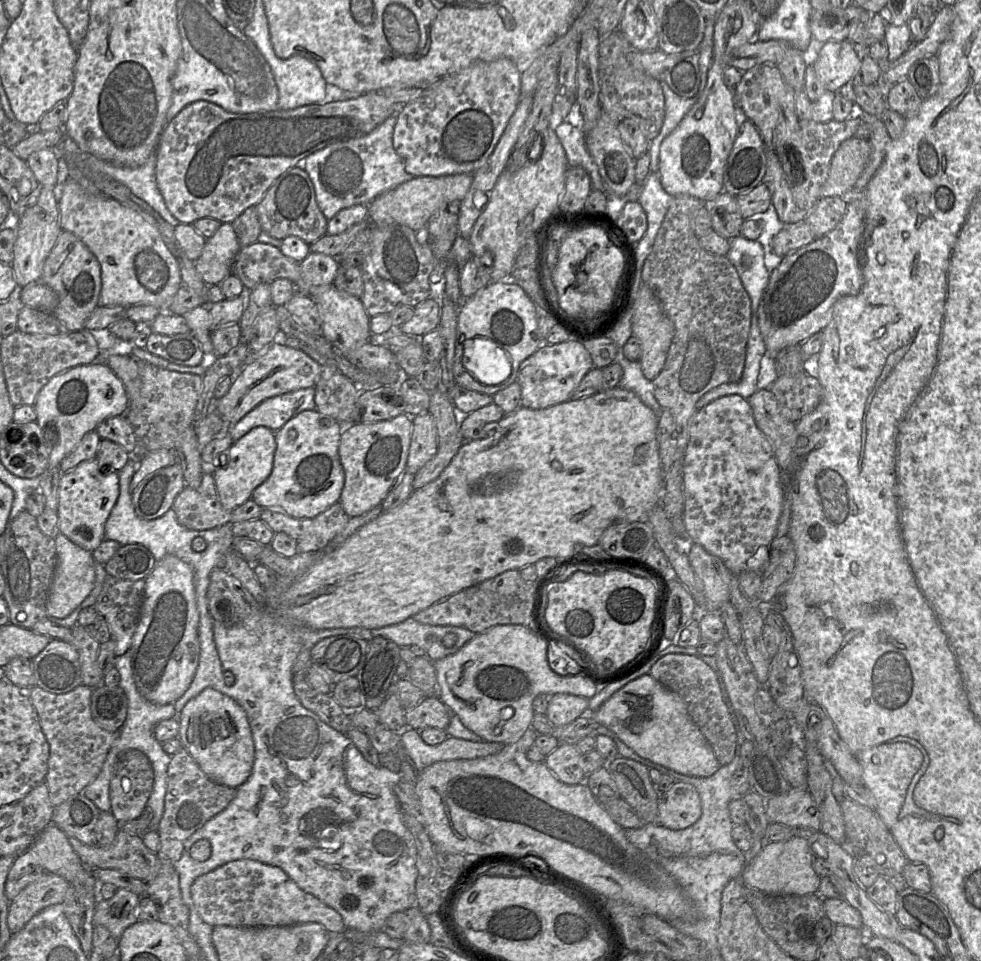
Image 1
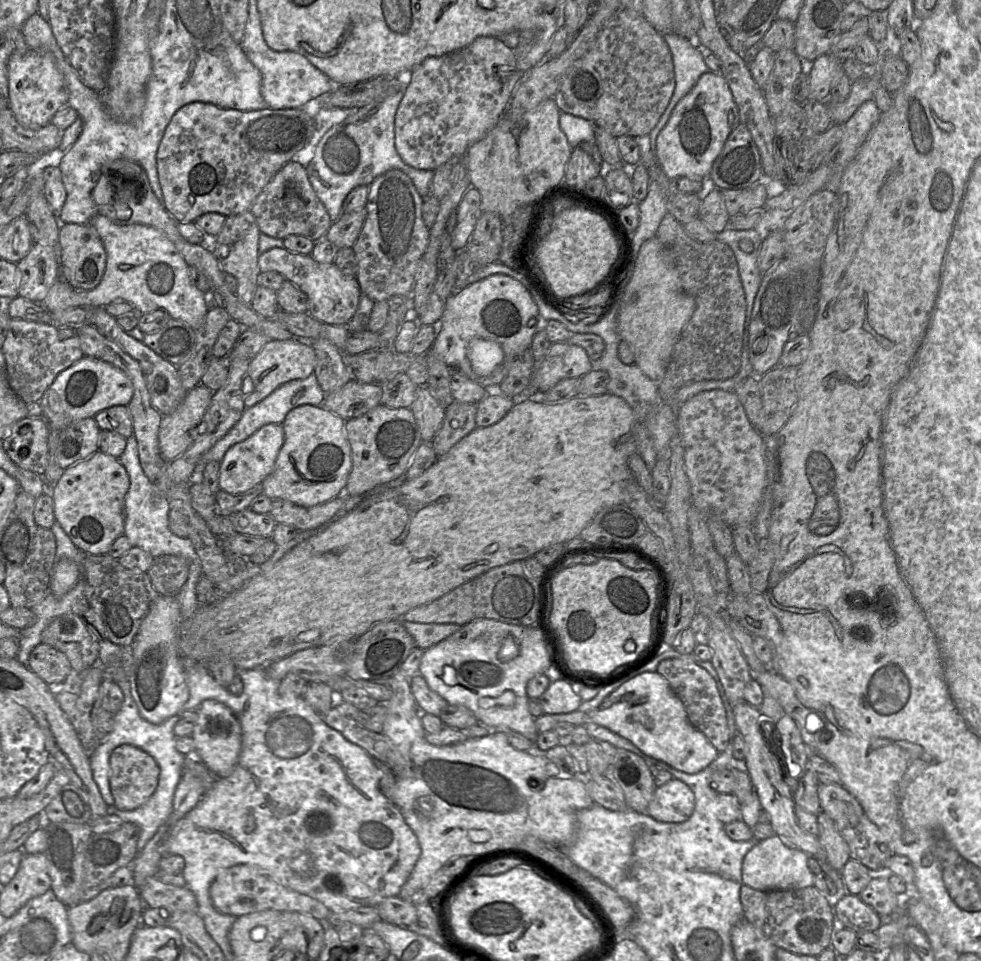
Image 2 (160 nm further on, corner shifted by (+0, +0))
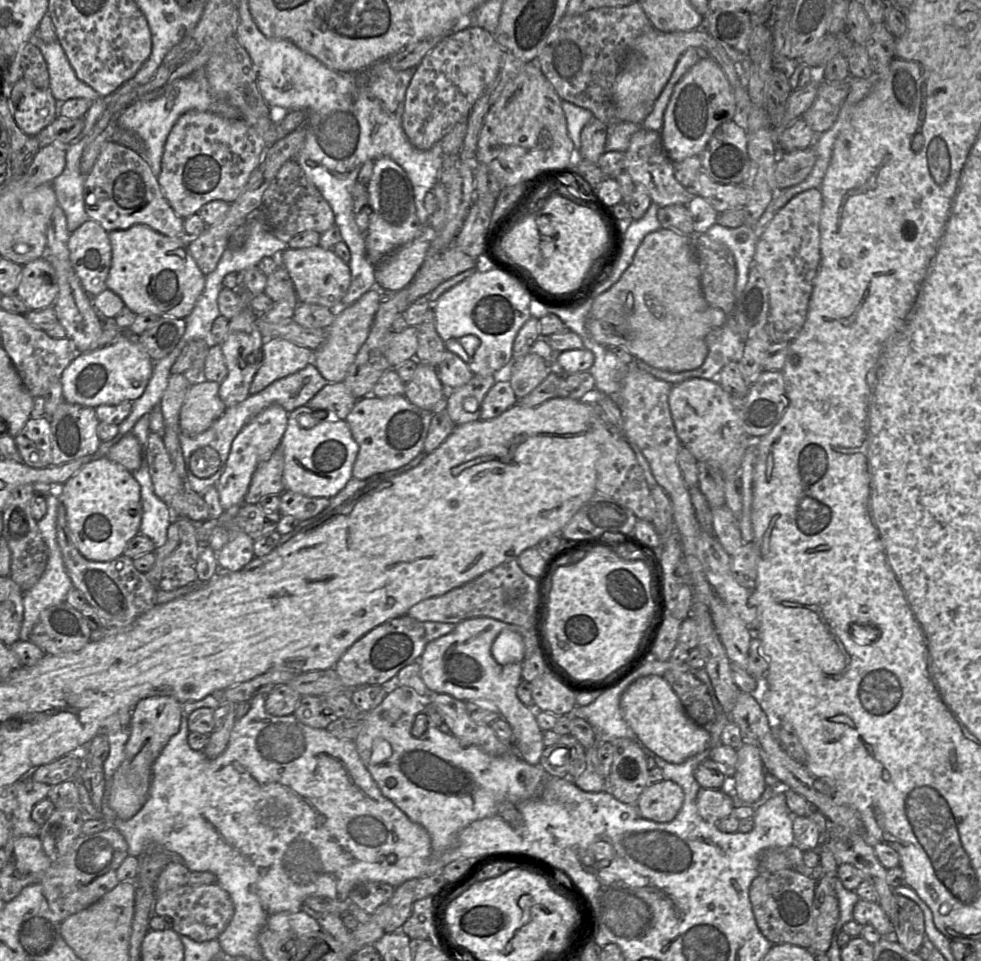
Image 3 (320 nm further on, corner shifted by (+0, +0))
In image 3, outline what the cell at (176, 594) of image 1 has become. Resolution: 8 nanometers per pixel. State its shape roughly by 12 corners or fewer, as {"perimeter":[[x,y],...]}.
{"perimeter":[[169,694],[135,705],[108,798],[128,820],[145,804],[152,765],[179,731]]}

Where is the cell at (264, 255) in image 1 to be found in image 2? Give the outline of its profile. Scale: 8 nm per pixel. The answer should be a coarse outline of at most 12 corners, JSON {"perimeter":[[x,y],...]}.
{"perimeter":[[283,247],[260,253],[305,293],[308,314],[346,326],[362,294],[334,263]]}

